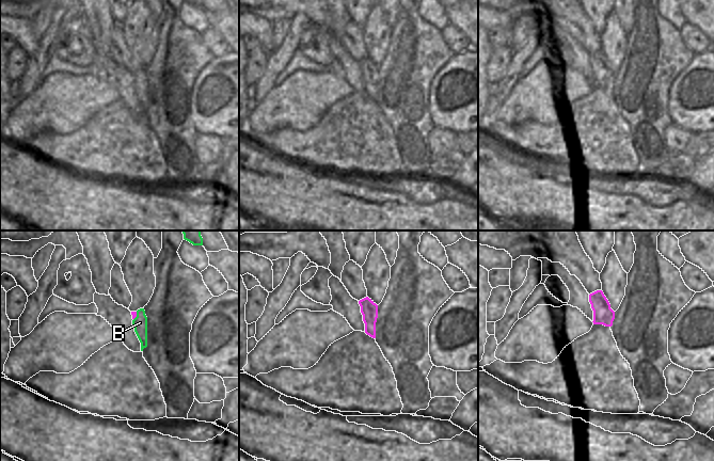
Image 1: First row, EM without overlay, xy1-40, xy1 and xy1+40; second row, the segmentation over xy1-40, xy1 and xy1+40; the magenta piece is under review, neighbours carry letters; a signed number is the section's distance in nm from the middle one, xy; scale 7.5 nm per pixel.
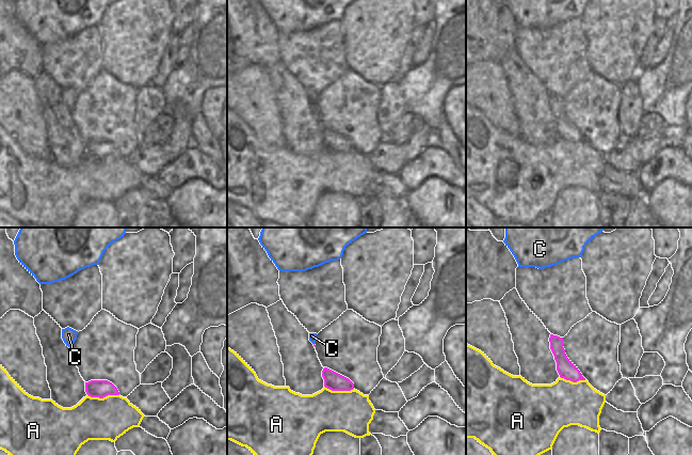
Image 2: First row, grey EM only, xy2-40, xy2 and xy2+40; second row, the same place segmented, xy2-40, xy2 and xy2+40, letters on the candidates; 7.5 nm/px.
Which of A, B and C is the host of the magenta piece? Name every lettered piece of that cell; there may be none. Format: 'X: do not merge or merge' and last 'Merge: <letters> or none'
A: do not merge
B: merge
C: do not merge
Merge: B

